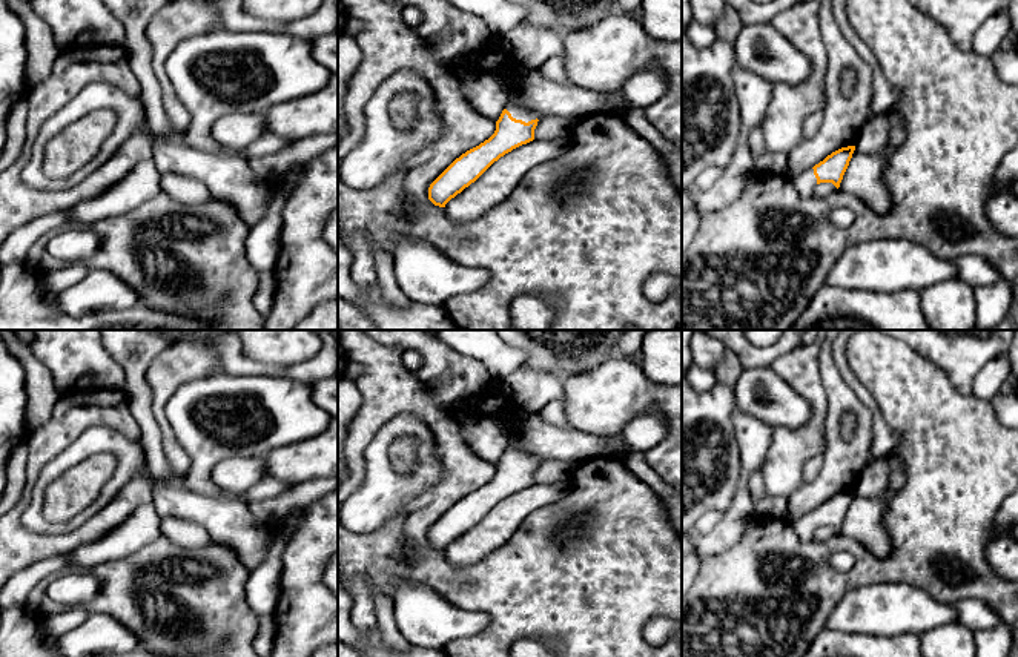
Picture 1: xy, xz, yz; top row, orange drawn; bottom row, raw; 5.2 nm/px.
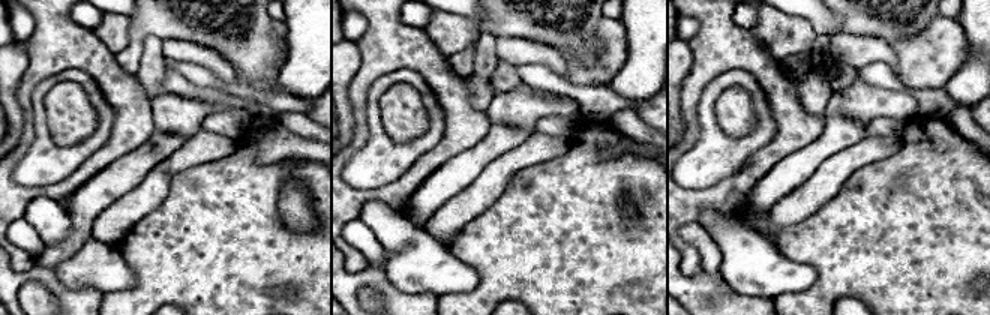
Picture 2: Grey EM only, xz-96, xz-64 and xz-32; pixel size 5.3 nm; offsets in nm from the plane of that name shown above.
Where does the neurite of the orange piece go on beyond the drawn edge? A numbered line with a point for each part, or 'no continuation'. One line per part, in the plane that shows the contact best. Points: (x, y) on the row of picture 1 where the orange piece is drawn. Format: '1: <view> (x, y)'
1: xz (518, 112)

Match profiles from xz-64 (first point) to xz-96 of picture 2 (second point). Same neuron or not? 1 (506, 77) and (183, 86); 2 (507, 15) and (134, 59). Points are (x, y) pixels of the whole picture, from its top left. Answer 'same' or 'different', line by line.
1: same
2: same

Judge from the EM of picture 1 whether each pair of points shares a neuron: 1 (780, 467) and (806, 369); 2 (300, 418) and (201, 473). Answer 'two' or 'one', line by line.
1: one
2: one

